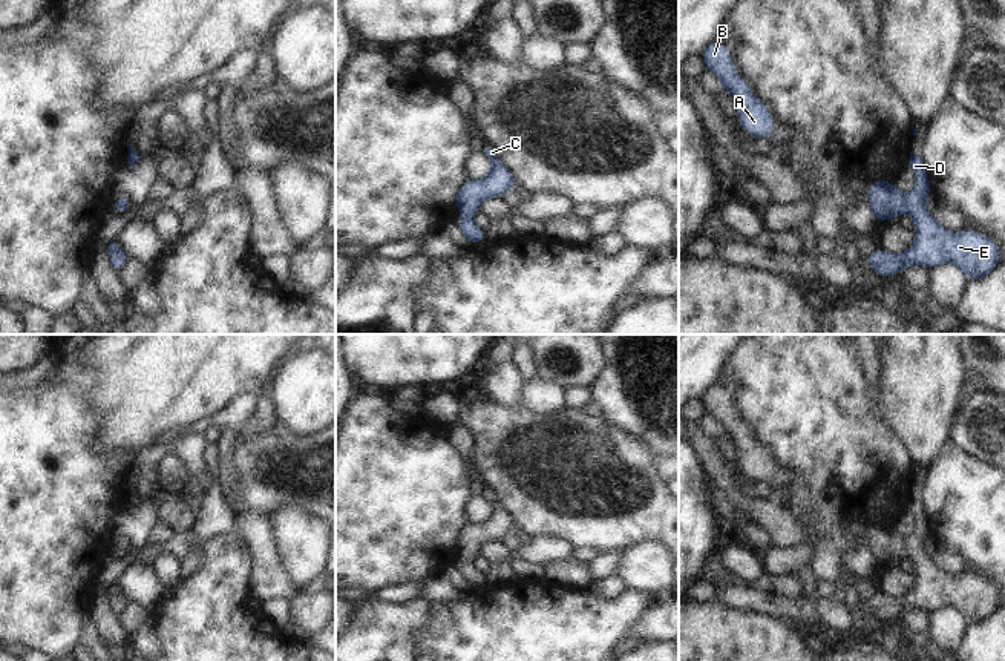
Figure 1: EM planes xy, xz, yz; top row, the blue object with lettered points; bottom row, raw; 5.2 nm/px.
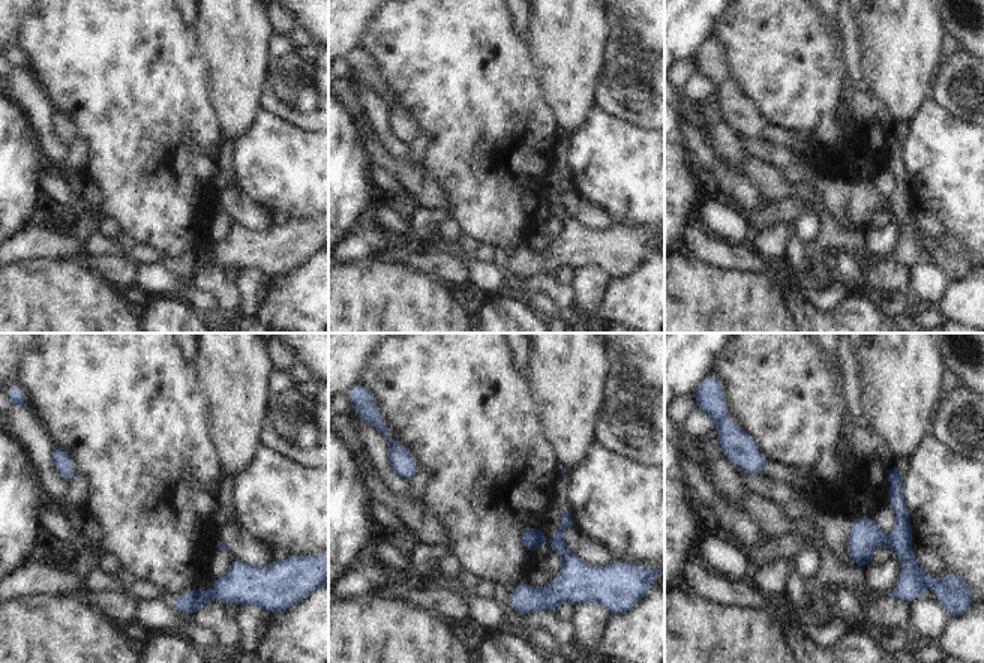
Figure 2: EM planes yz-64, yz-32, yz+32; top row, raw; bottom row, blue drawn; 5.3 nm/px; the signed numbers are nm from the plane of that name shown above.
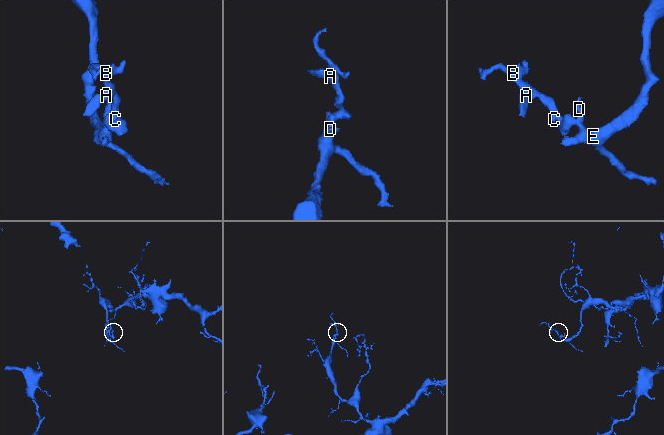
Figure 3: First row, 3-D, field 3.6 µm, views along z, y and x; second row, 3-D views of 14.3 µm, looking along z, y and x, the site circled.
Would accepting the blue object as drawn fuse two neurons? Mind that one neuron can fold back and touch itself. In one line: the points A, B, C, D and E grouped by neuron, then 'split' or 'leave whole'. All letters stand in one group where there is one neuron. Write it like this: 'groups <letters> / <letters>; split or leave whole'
groups A B C D E; leave whole

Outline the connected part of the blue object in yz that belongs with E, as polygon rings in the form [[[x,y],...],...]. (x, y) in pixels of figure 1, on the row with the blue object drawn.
[[[910,152],[910,169],[916,175],[916,187],[904,195],[889,179],[875,179],[869,187],[869,206],[876,222],[908,213],[916,227],[916,239],[908,252],[893,255],[884,247],[875,250],[866,261],[879,276],[889,279],[912,265],[935,268],[956,264],[968,281],[980,281],[1003,259],[996,242],[987,235],[967,229],[962,235],[947,232],[927,210],[925,199],[931,192],[922,158]]]

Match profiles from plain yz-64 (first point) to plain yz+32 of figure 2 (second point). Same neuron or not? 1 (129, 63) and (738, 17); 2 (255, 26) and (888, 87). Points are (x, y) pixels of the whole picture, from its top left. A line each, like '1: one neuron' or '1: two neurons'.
1: one neuron
2: one neuron

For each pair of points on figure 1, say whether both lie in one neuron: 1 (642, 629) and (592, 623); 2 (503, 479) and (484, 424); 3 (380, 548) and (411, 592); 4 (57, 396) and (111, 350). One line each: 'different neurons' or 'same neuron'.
1: different neurons
2: same neuron
3: different neurons
4: different neurons

